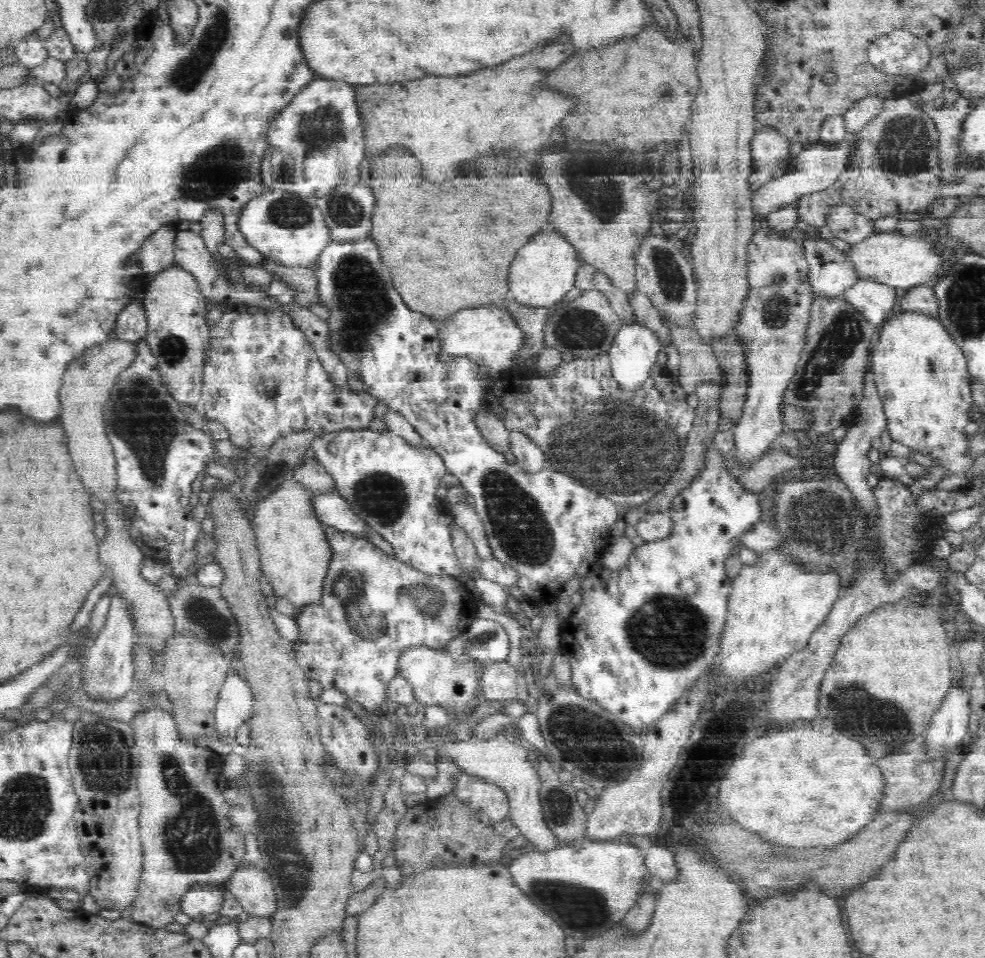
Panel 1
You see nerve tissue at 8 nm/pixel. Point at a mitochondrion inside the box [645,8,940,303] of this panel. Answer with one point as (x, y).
(903, 147)

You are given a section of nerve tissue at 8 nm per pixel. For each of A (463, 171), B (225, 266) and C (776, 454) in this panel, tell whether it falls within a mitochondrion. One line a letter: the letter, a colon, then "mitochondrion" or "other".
A: other
B: other
C: other

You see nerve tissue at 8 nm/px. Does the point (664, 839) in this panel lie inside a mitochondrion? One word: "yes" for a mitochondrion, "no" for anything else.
no

